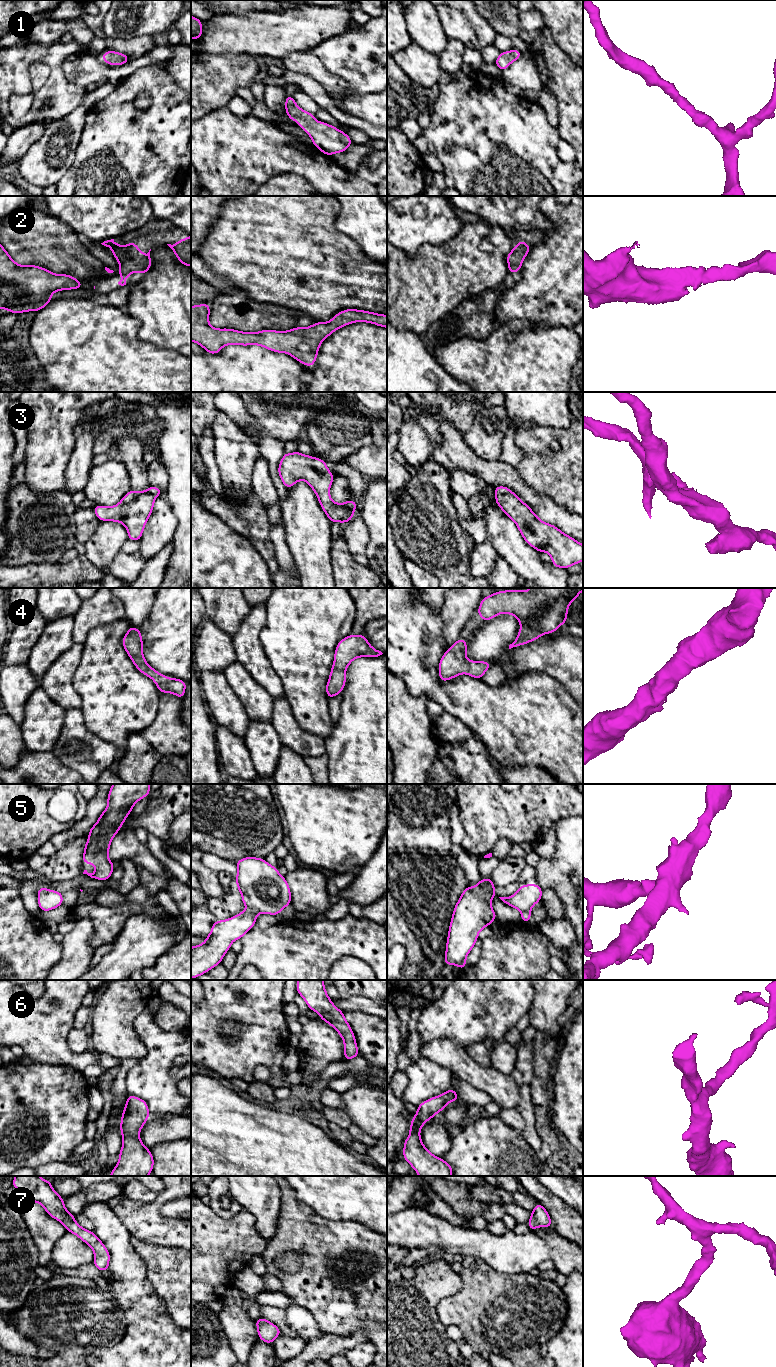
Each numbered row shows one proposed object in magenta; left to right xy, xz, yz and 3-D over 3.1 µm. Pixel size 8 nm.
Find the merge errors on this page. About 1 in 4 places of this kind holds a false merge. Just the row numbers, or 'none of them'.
3

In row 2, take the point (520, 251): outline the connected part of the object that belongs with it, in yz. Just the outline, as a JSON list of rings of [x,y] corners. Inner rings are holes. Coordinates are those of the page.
[[[519,239],[517,245],[506,256],[509,273],[514,274],[517,271],[521,271],[522,262],[529,253],[530,248],[526,242]]]

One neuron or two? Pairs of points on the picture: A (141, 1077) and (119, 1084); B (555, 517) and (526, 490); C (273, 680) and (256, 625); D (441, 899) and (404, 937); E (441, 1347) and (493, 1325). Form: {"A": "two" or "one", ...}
{"A": "two", "B": "one", "C": "one", "D": "one", "E": "two"}

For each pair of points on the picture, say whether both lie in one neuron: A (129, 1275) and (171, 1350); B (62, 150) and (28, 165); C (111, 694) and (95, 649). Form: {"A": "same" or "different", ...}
{"A": "same", "B": "same", "C": "same"}

